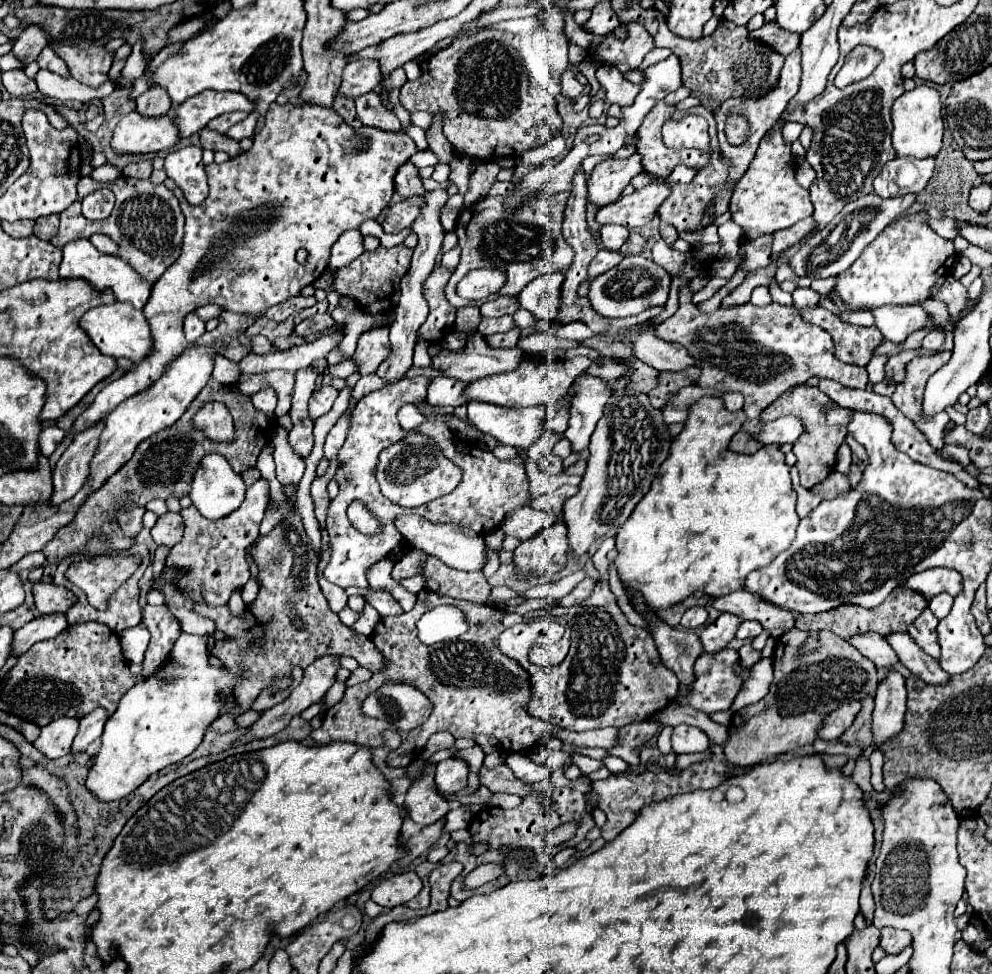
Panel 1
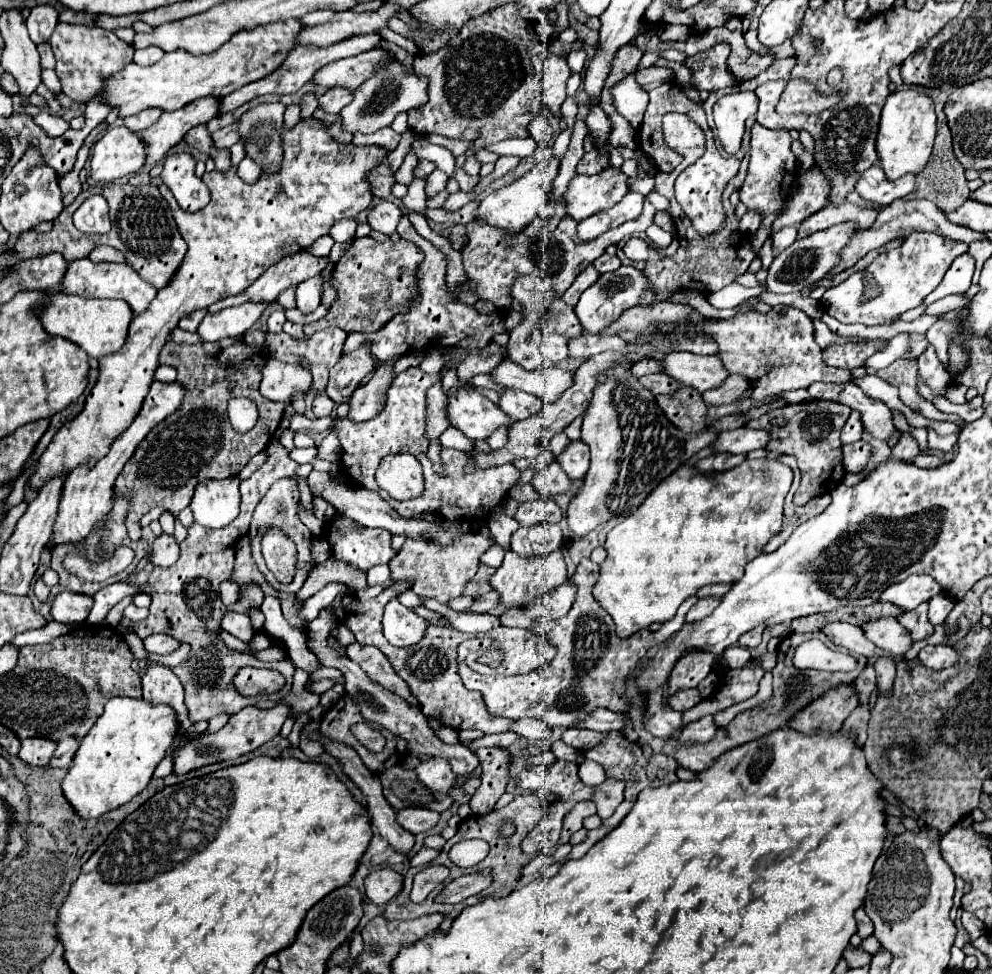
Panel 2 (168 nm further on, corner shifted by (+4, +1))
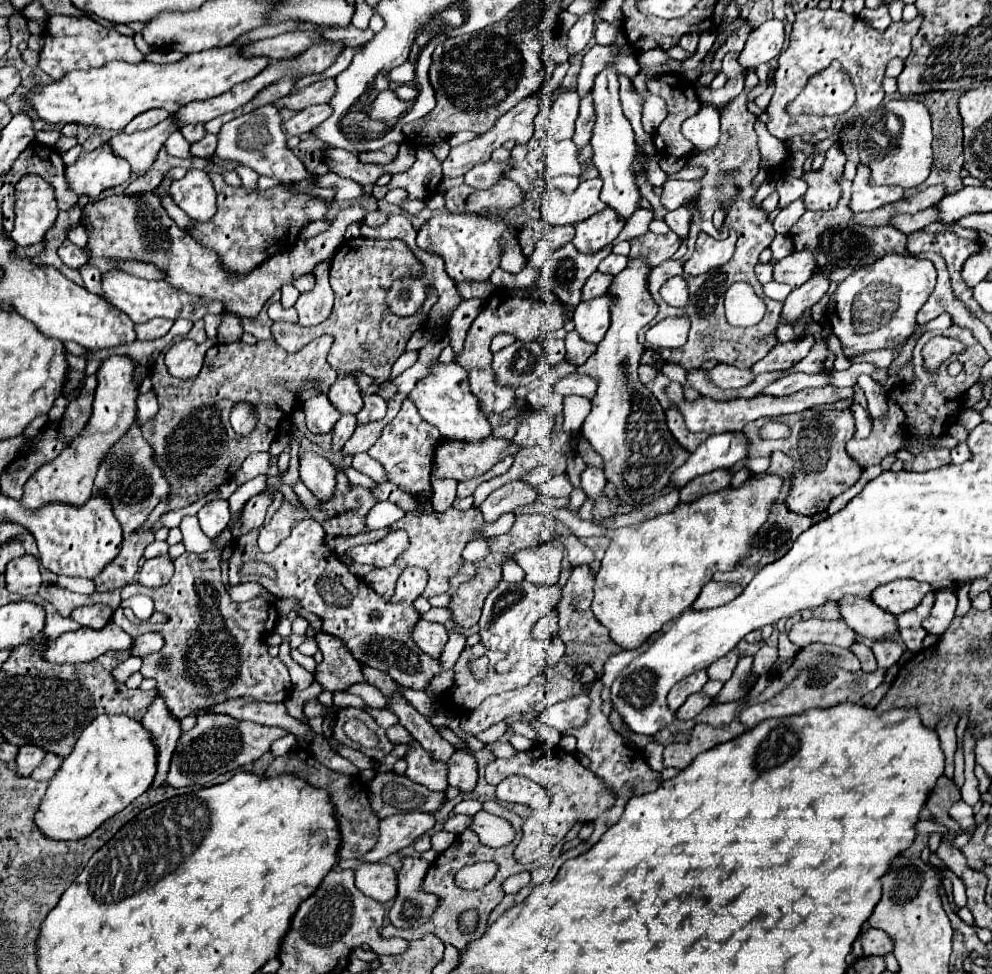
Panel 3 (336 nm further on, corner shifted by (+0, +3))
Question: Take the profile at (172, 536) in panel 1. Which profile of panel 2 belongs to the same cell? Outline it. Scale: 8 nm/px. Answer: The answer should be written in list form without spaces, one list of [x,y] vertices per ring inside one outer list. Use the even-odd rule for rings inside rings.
[[[162,533],[152,545],[150,561],[152,561],[154,567],[172,567],[178,561],[178,543],[176,543],[176,539],[172,535]]]

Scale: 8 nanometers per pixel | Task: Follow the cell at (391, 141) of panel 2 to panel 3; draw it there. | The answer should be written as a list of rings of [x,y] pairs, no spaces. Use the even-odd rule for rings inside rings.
[[[390,143],[378,151],[364,151],[360,153],[358,157],[364,161],[364,163],[378,163],[378,165],[386,165],[390,161],[394,161],[398,155],[398,143]]]

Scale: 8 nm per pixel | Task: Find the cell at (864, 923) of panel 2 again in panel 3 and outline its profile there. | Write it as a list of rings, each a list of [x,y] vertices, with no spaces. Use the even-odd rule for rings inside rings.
[[[864,929],[860,935],[864,955],[886,955],[892,951],[892,939],[880,929]]]

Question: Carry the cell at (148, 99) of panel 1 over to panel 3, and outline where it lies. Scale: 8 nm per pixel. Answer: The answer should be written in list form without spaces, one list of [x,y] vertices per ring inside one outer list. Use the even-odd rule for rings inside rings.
[[[150,109],[150,111],[144,111],[144,113],[136,115],[136,117],[124,127],[124,133],[134,133],[134,131],[144,131],[144,129],[148,129],[148,127],[154,127],[154,125],[158,125],[160,121],[164,121],[166,115],[170,115],[166,109]]]

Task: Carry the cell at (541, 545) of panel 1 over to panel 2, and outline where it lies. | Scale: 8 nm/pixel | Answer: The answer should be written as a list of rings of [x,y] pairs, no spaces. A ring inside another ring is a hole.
[[[506,551],[502,567],[496,569],[496,573],[488,579],[488,585],[500,593],[500,605],[506,609],[514,607],[526,607],[530,605],[536,597],[550,597],[562,583],[566,583],[566,563],[560,551],[550,553],[550,557],[538,557],[538,561],[522,561],[514,551]]]

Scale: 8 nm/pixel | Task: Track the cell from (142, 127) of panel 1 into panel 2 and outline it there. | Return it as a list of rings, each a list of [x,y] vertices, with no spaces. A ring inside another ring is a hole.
[[[124,125],[106,129],[94,143],[90,155],[90,177],[94,181],[116,181],[142,169],[142,141]]]

